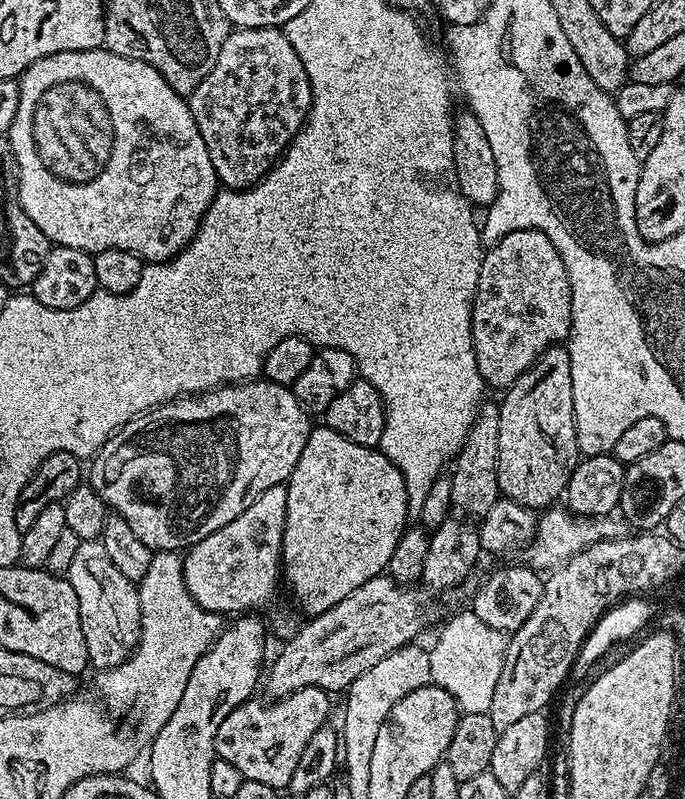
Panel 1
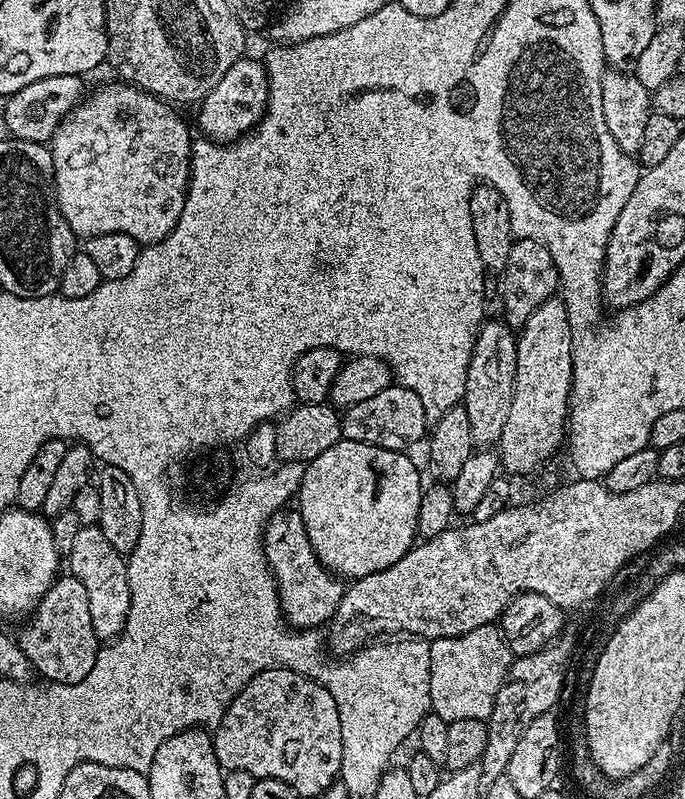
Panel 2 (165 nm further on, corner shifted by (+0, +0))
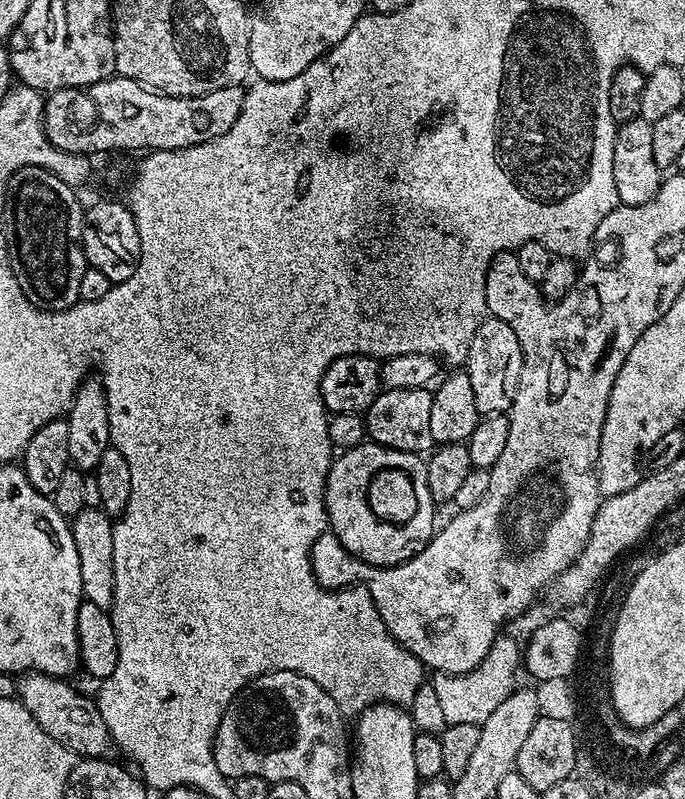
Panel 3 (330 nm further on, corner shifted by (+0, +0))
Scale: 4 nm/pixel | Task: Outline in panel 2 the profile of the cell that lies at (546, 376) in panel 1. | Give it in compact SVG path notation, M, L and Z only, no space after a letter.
M553 298L542 302L526 318L523 328L516 336L516 377L514 398L510 402L510 414L506 414L506 426L502 426L498 445L499 463L503 471L513 477L528 476L544 464L544 459L556 448L556 443L566 436L566 425L572 399L572 327L566 314L563 299Z

